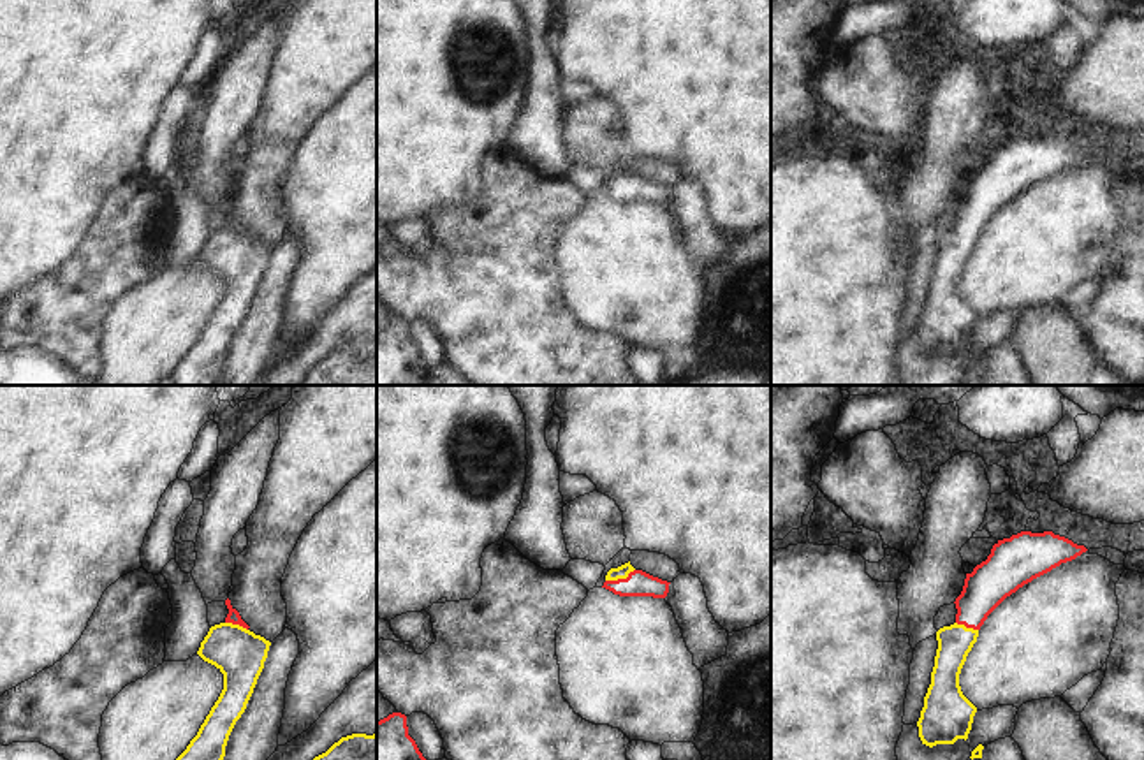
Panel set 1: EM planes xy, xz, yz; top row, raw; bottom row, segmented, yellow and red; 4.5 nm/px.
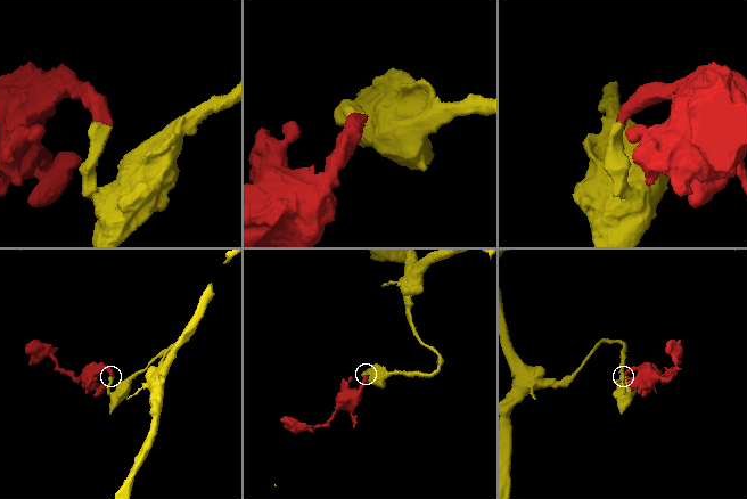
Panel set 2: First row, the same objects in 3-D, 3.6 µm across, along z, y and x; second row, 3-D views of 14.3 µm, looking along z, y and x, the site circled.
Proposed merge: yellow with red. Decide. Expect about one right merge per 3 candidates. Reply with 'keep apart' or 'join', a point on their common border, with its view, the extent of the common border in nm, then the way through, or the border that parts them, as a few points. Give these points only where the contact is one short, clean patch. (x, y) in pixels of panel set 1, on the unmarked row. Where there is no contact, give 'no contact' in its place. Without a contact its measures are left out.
join; contact xz (620, 183); length 150 nm; way xz (622, 178), (620, 183), (638, 189)

